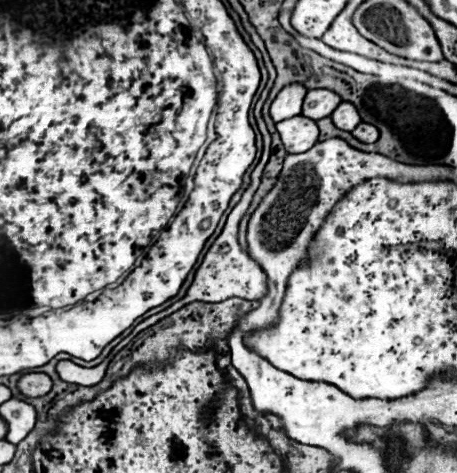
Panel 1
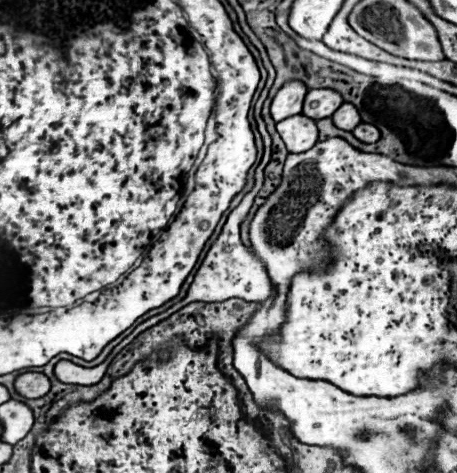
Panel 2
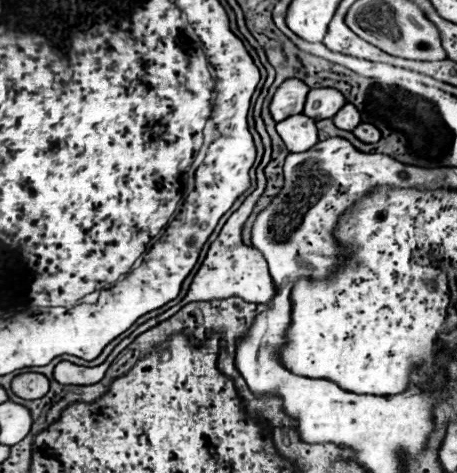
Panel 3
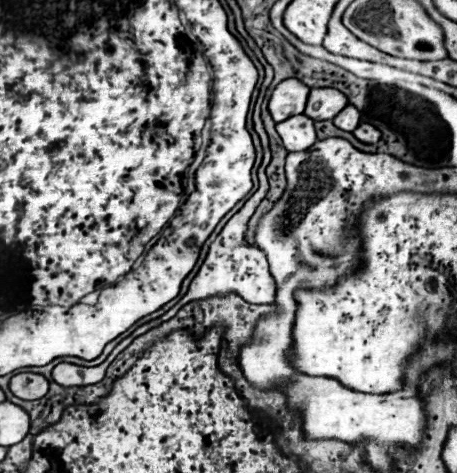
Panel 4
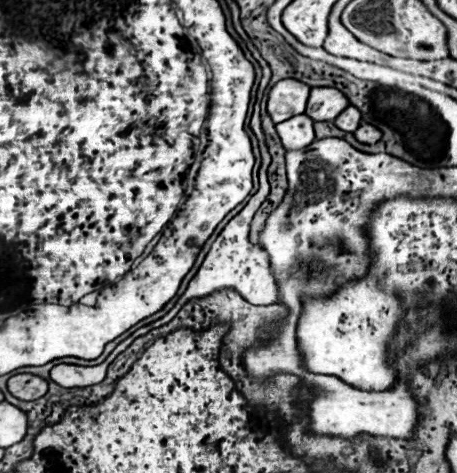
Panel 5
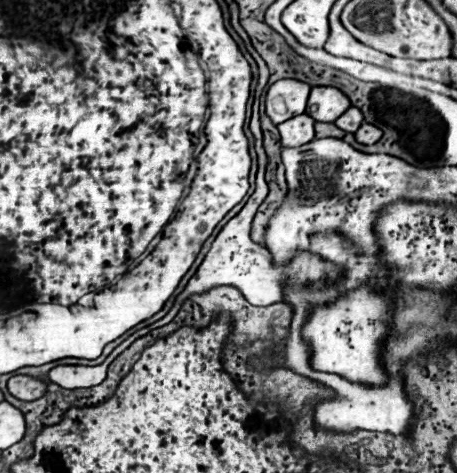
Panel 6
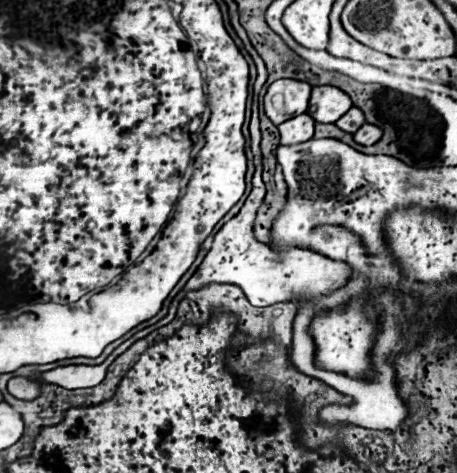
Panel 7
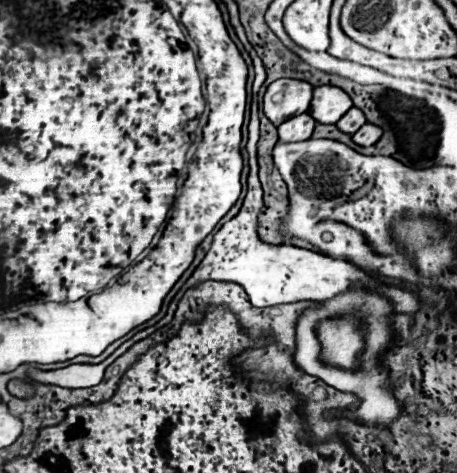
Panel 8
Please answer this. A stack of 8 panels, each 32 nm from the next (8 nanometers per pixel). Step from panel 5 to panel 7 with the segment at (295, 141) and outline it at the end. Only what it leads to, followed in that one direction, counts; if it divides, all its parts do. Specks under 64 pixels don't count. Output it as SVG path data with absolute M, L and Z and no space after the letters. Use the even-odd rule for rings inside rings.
M308 114L294 116L278 126L280 130L280 144L290 146L290 144L302 144L314 138L314 120L310 120Z

